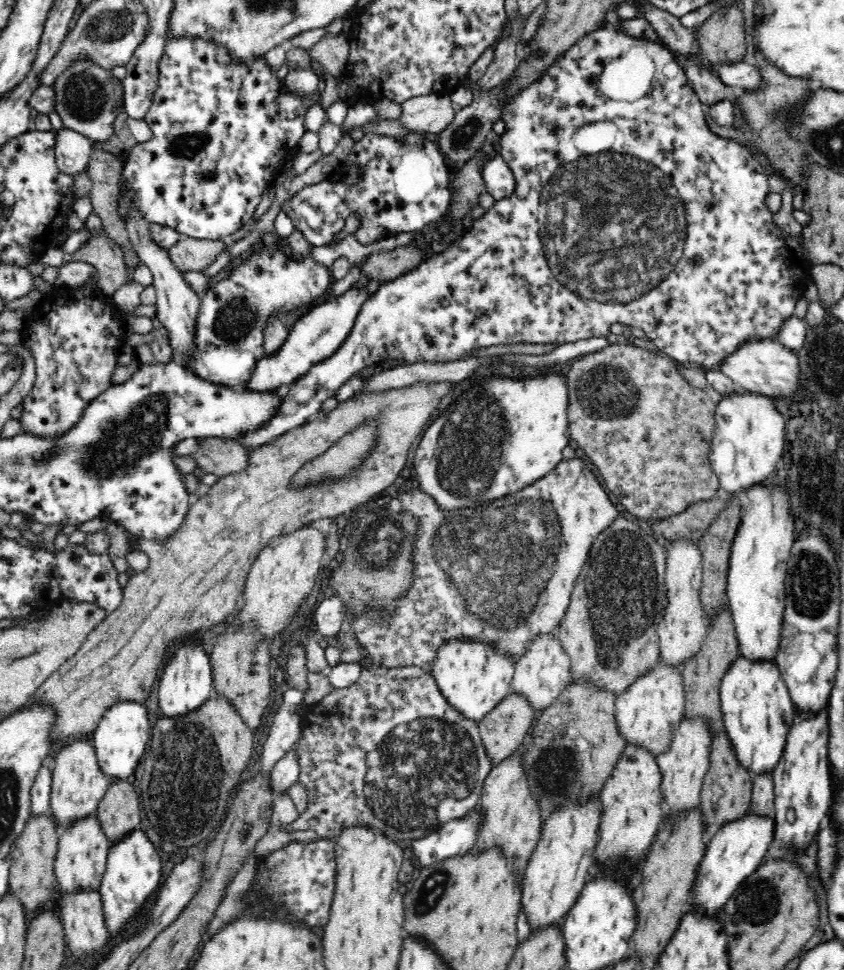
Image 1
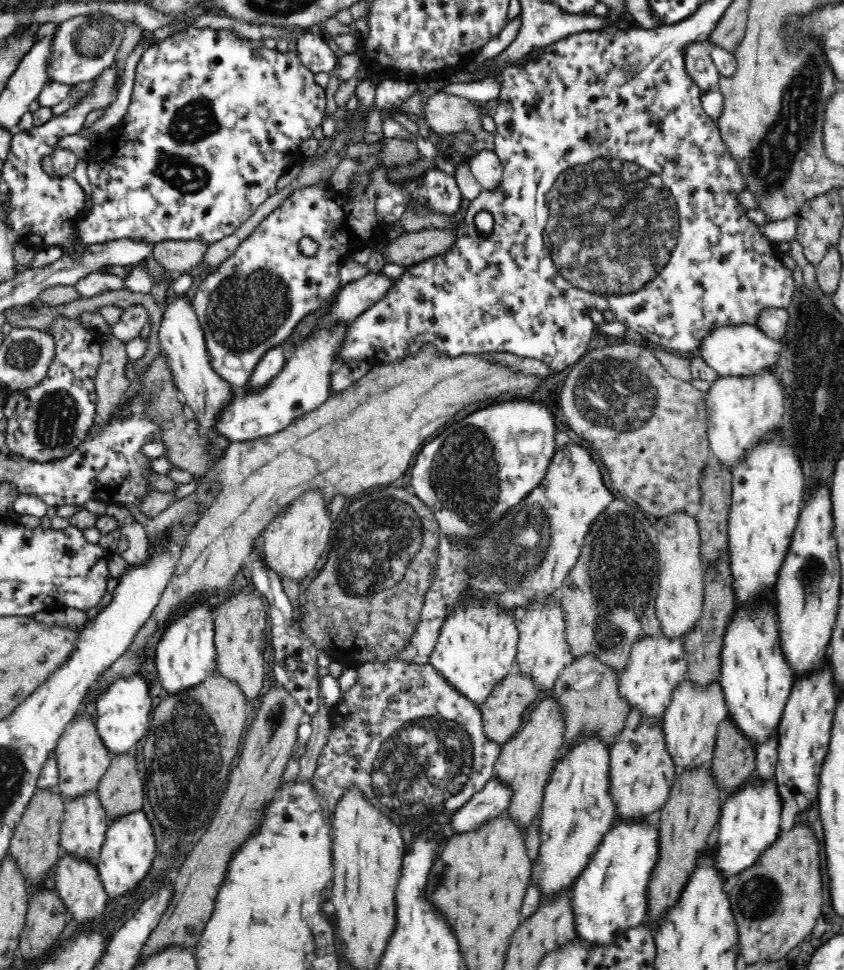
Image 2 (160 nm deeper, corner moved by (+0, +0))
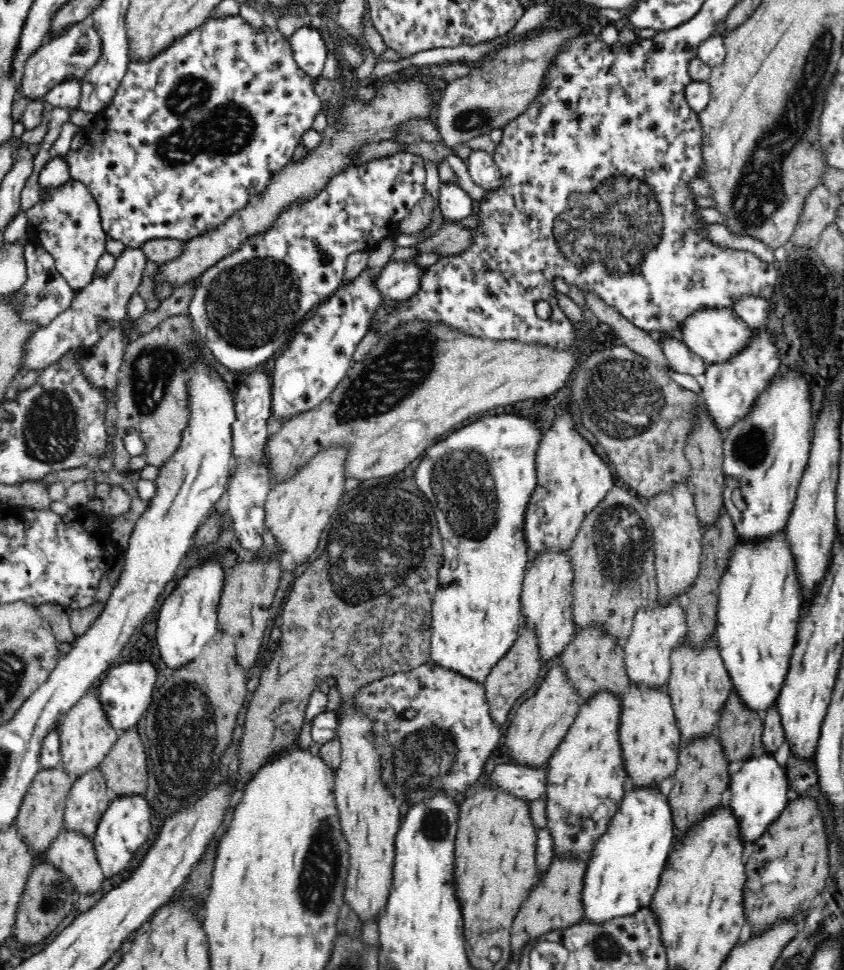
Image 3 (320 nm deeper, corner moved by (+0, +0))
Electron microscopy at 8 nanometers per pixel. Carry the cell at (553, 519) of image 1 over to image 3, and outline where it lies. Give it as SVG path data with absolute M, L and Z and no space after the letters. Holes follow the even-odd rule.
M562 410L550 428L540 429L540 442L538 442L538 448L534 454L534 465L536 465L537 486L530 497L524 523L527 547L531 558L546 548L549 550L569 550L584 516L590 510L594 510L596 504L606 496L608 490L615 486L614 474L610 471L609 463L576 429L573 415L568 410Z

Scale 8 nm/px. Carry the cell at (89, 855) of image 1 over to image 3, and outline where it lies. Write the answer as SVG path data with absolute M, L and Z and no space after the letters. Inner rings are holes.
M99 766L73 778L65 802L64 826L86 837L94 837L102 814L114 796Z

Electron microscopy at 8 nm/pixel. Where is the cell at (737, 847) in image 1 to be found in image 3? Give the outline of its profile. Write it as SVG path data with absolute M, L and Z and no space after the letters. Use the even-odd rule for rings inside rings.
M767 750L752 754L750 758L742 760L740 769L731 775L729 787L732 791L729 806L733 810L734 817L740 822L742 839L748 845L761 838L762 834L769 830L771 824L778 818L778 814L788 804L789 799L786 797L789 788L787 762L781 765L776 761L774 752L767 752Z

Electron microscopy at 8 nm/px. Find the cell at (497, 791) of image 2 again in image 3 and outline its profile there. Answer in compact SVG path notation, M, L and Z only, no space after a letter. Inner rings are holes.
M500 761L491 770L491 780L502 790L524 800L544 799L547 785L546 767Z

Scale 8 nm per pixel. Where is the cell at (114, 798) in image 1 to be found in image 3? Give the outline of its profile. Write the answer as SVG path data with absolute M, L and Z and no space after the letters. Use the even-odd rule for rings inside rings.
M136 726L118 733L99 768L115 795L145 794L149 788L149 765L145 743Z

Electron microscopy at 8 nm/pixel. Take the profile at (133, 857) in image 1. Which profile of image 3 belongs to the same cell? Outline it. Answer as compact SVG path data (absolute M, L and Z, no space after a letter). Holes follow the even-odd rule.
M144 794L115 795L108 808L102 814L94 837L91 838L95 847L96 857L105 876L112 876L118 872L127 872L132 866L136 852L146 844L150 838L150 806Z

